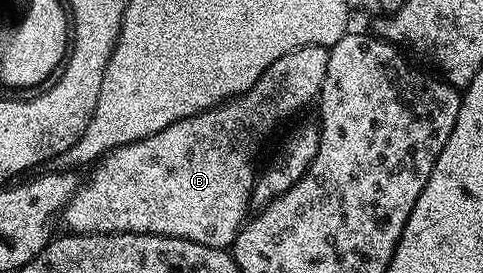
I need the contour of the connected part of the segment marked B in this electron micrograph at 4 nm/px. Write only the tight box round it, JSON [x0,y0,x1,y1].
[63,47,328,248]

